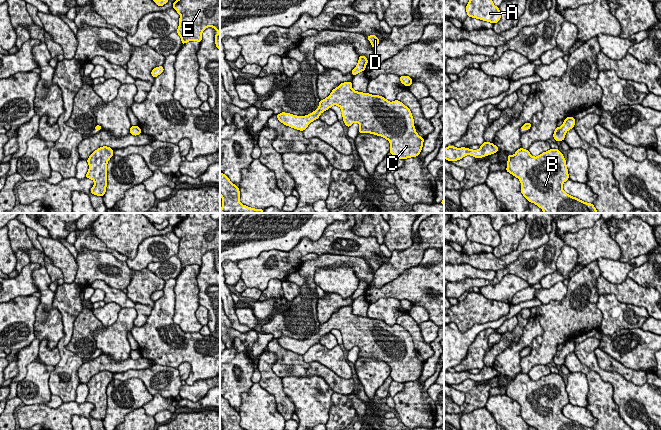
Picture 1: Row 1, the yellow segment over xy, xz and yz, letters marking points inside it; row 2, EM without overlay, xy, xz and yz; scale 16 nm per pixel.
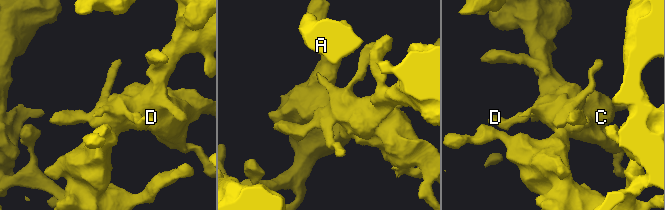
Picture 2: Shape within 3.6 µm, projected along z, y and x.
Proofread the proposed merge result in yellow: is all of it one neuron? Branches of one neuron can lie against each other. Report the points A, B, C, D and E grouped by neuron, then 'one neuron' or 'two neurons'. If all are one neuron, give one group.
groups A B C D E; one neuron

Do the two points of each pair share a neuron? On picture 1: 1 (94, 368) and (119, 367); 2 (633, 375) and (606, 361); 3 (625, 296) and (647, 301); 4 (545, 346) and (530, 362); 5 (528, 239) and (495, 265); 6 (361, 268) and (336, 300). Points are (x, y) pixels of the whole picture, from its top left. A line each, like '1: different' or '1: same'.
1: same
2: same
3: same
4: same
5: same
6: different

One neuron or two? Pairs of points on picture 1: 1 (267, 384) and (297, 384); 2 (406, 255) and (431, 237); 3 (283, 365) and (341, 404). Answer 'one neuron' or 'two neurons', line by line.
1: two neurons
2: one neuron
3: two neurons

